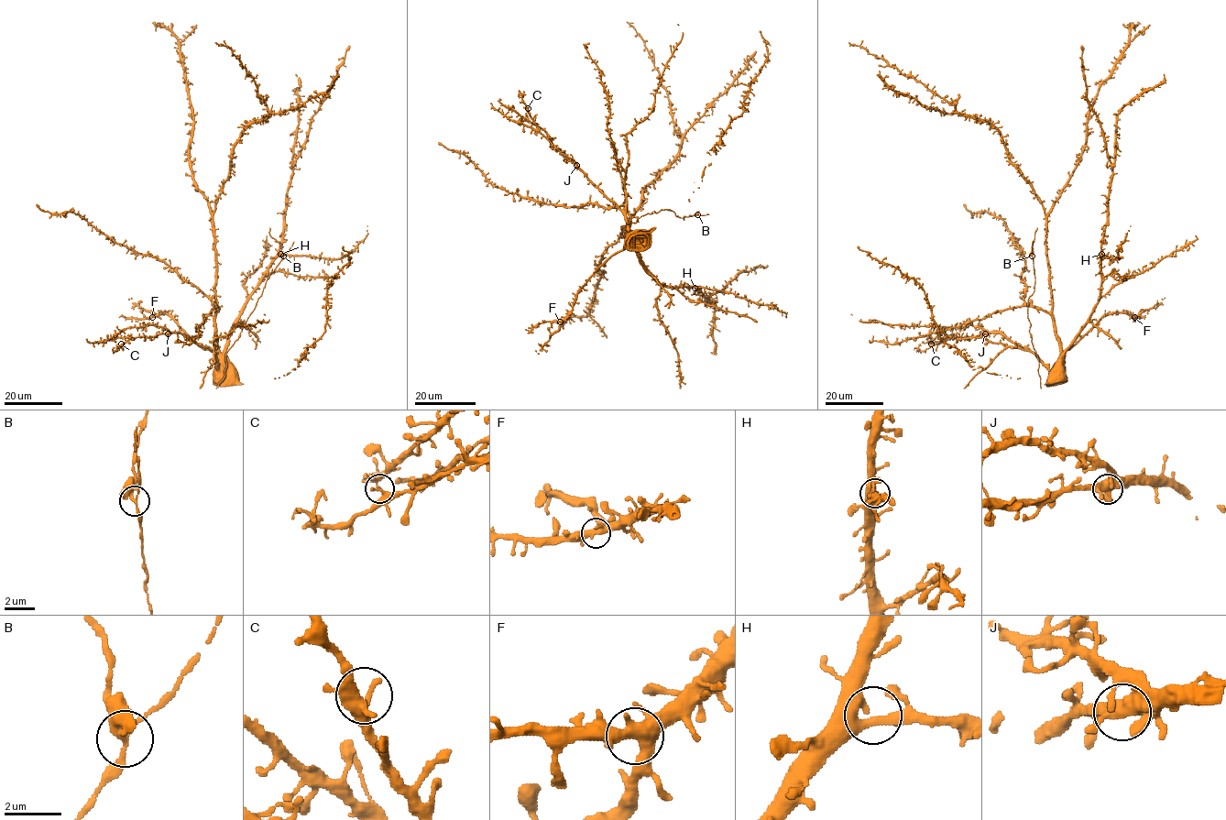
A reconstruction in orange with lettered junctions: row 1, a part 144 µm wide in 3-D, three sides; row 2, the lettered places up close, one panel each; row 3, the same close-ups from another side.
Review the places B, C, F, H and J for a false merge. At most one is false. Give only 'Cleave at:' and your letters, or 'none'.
Cleave at: B

